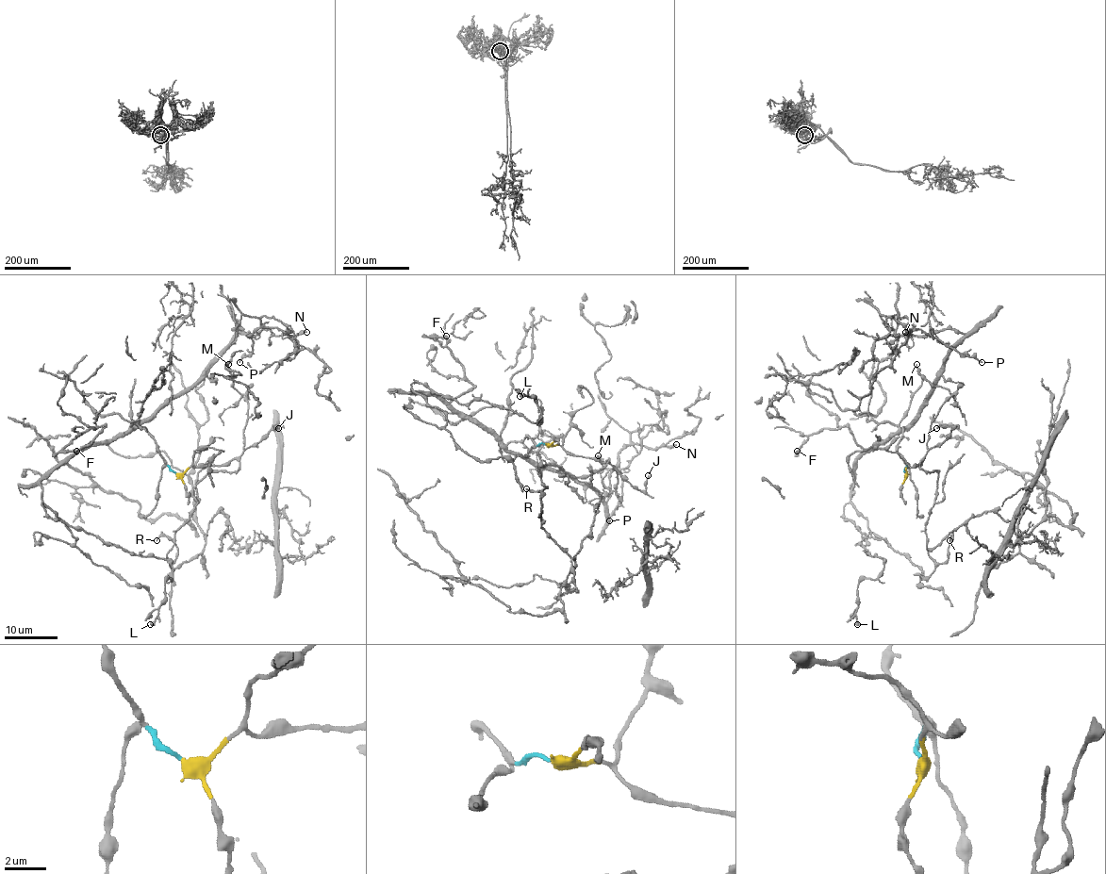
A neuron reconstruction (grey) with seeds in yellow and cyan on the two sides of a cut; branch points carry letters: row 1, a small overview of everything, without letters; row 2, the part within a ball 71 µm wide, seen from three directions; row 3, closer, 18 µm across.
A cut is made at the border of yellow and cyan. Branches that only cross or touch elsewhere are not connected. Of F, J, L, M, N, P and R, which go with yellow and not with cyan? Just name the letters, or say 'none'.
J, M, R

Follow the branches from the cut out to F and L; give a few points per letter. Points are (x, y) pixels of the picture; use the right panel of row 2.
F: (905, 473), (906, 464), (898, 452), (905, 427), (866, 451), (846, 425), (827, 428), (814, 432), (797, 451)
L: (905, 473), (898, 452), (905, 427), (856, 461), (844, 517), (883, 561), (876, 578), (857, 586), (857, 624)

